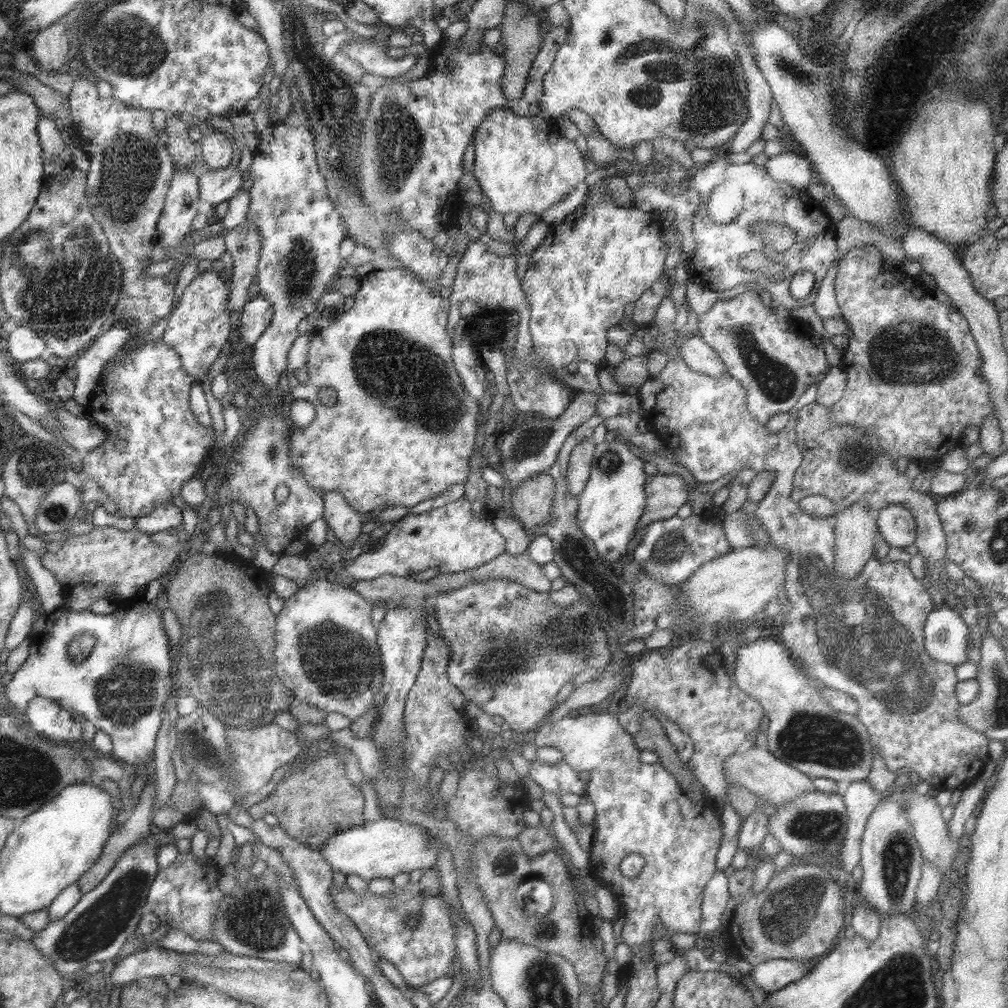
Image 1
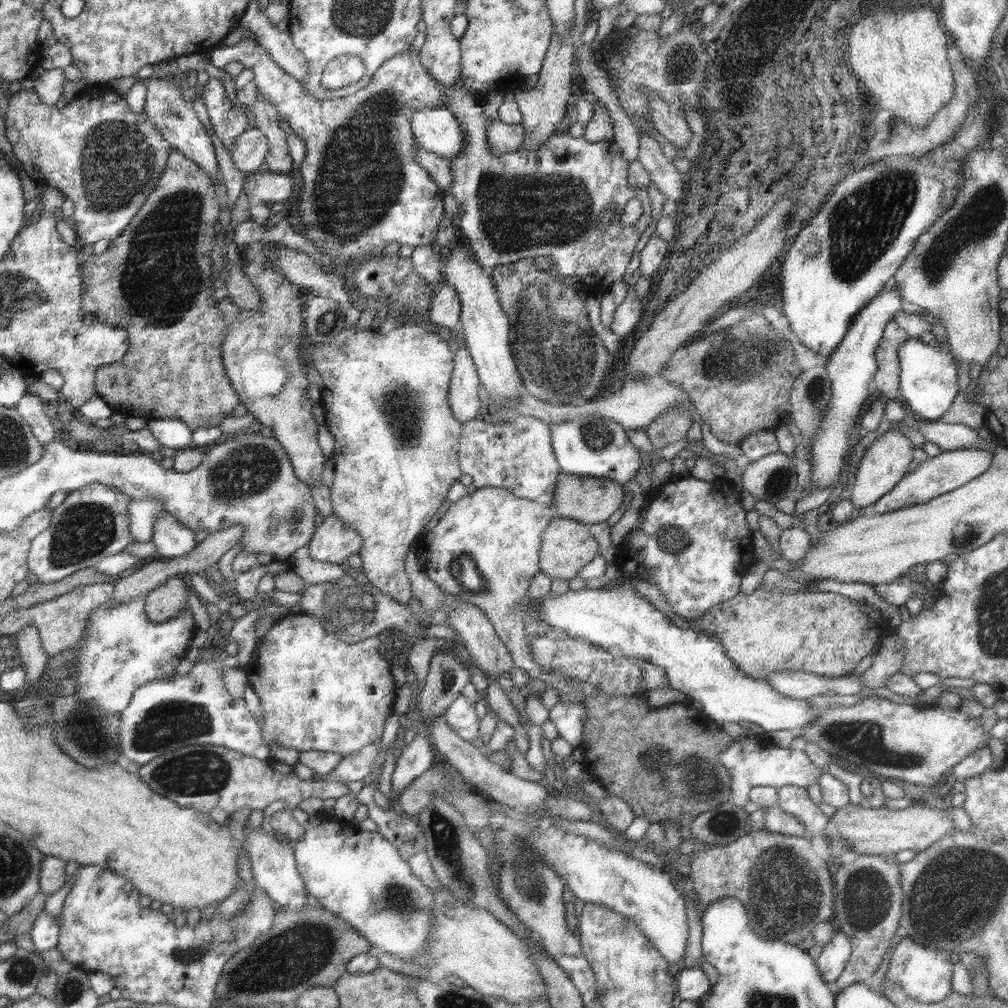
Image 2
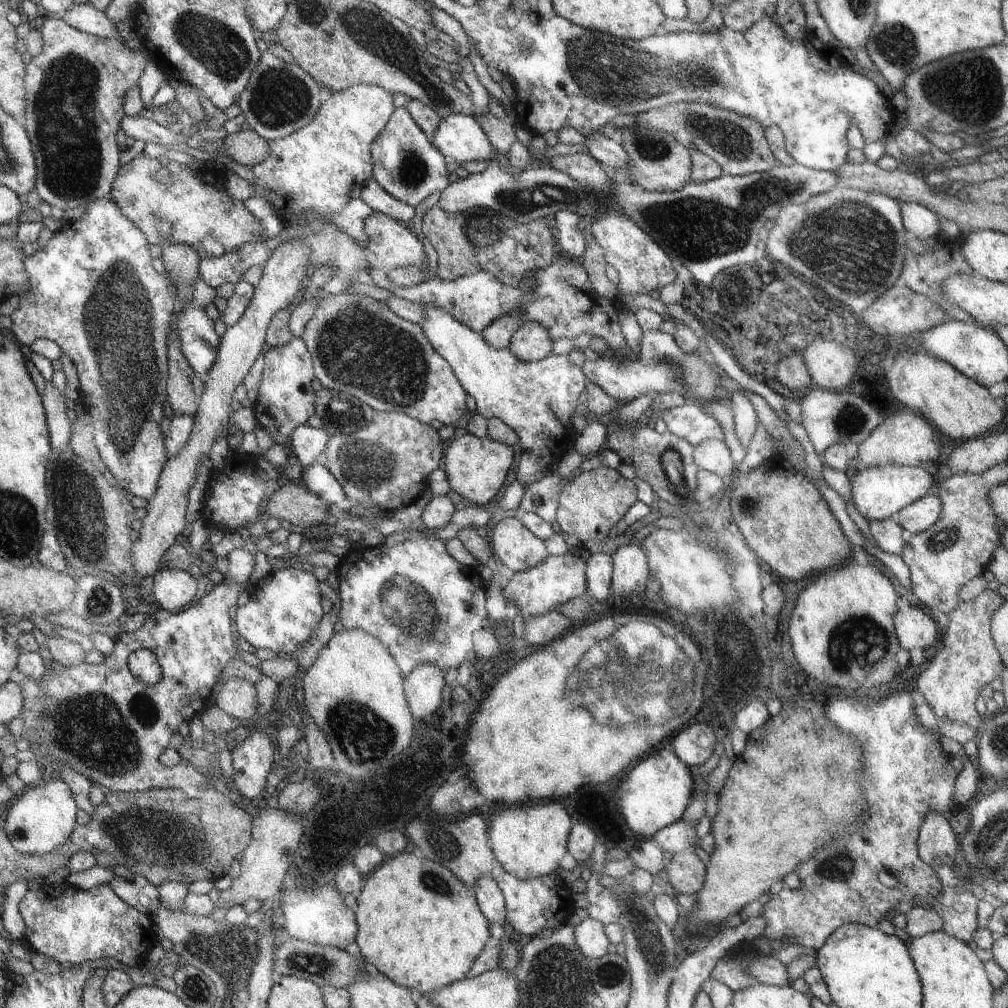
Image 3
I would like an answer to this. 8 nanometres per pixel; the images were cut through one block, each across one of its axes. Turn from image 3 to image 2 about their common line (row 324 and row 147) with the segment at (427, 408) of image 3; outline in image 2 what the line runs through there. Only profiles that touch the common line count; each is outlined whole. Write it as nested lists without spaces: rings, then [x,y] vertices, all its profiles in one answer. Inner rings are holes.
[[[241,38],[237,44],[233,44],[231,48],[213,48],[211,50],[211,58],[209,58],[211,66],[223,70],[225,66],[229,66],[229,62],[241,62],[243,64],[243,70],[249,70],[253,74],[253,84],[259,92],[259,96],[263,96],[265,102],[273,104],[273,108],[277,110],[283,126],[287,130],[291,130],[293,134],[297,134],[301,138],[301,142],[305,144],[305,158],[299,166],[299,176],[301,176],[301,188],[299,188],[299,194],[297,194],[297,208],[293,208],[293,214],[299,218],[303,230],[305,230],[305,238],[307,242],[311,242],[315,246],[317,252],[325,254],[325,262],[331,260],[331,258],[345,258],[349,264],[351,262],[363,262],[367,258],[373,258],[375,254],[381,254],[383,248],[391,242],[399,244],[399,246],[435,246],[435,234],[437,234],[437,226],[439,226],[439,220],[445,216],[445,204],[443,204],[443,192],[439,192],[437,184],[433,182],[433,178],[419,166],[415,164],[415,158],[413,154],[419,150],[419,144],[413,136],[413,130],[411,130],[411,118],[415,112],[423,110],[423,108],[445,108],[447,104],[443,102],[443,90],[439,84],[433,82],[433,78],[423,70],[423,66],[419,64],[419,54],[417,52],[411,52],[407,50],[405,54],[397,54],[389,60],[385,60],[385,64],[375,70],[375,74],[369,78],[369,84],[365,84],[361,90],[357,90],[355,94],[351,96],[339,96],[339,98],[331,98],[331,100],[317,100],[317,98],[311,98],[311,96],[305,96],[305,90],[303,90],[303,84],[299,84],[295,78],[289,78],[279,66],[277,62],[271,62],[267,52],[257,44],[253,42],[251,38]]]

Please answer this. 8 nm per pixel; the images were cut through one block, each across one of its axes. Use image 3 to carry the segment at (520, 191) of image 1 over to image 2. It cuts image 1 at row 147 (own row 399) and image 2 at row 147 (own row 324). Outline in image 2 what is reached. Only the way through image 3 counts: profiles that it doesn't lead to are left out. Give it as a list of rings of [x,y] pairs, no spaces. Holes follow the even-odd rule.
[[[423,108],[413,114],[411,130],[419,148],[441,160],[455,160],[463,150],[463,128],[451,110]]]

